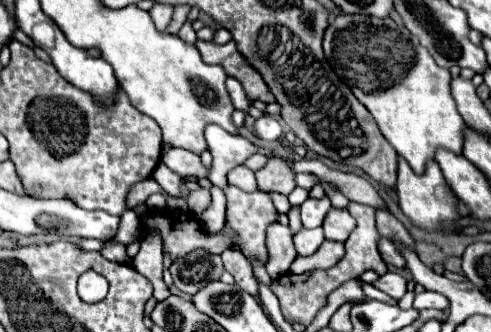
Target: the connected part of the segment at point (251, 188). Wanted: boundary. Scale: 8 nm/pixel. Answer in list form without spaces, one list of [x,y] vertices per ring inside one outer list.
[[[236,166],[234,170],[228,172],[228,182],[232,186],[238,186],[240,190],[244,192],[256,192],[256,178],[254,178],[254,172],[248,170],[246,166]]]

